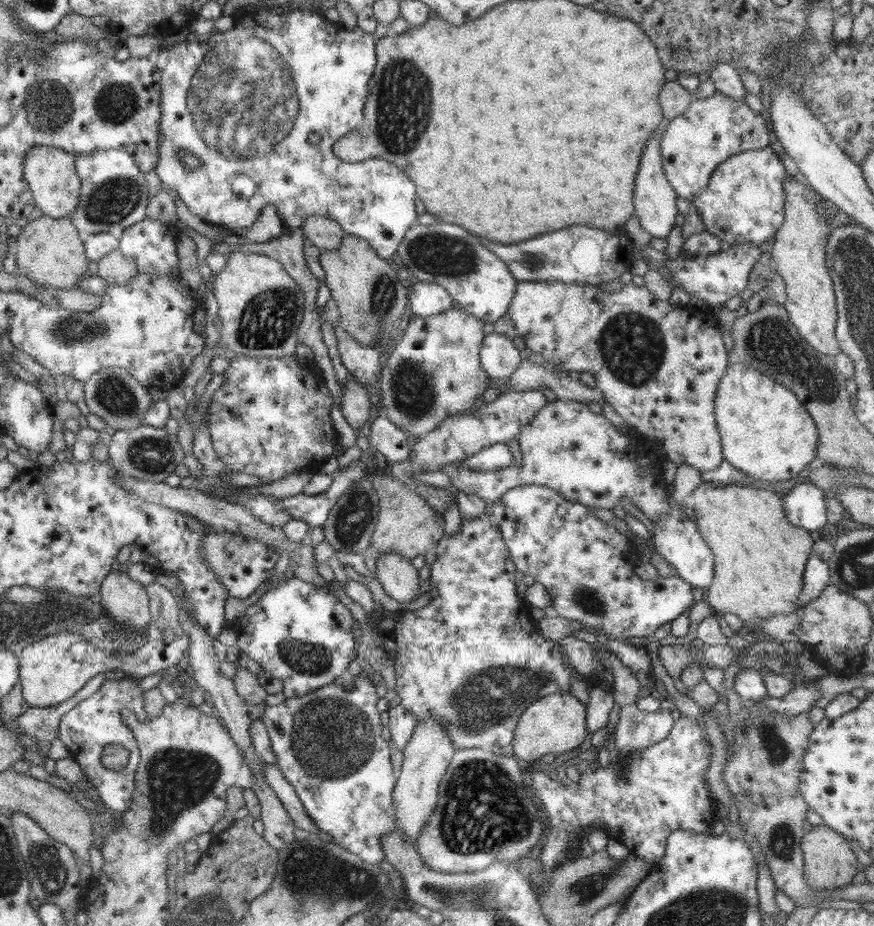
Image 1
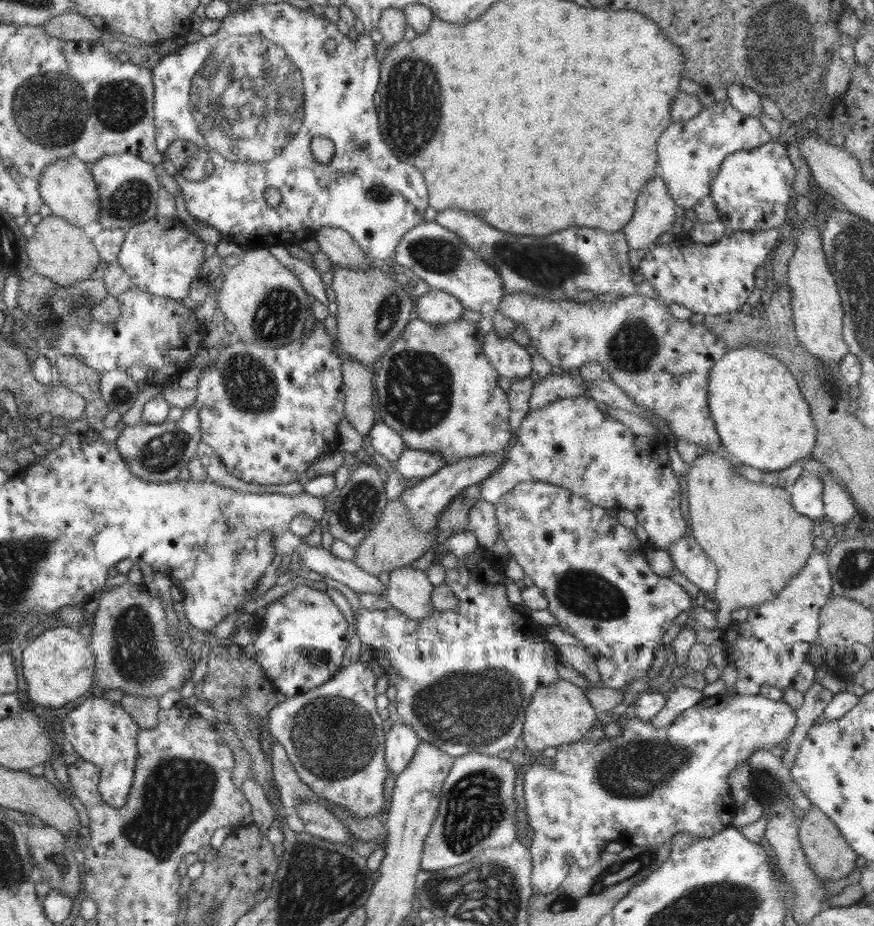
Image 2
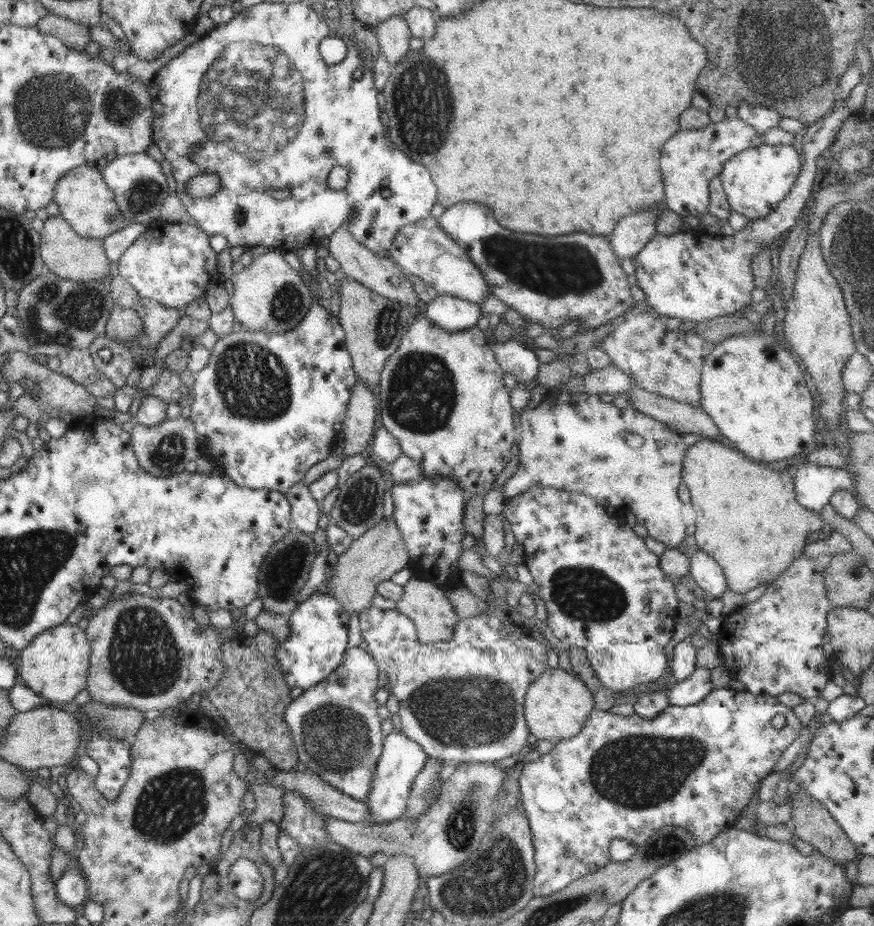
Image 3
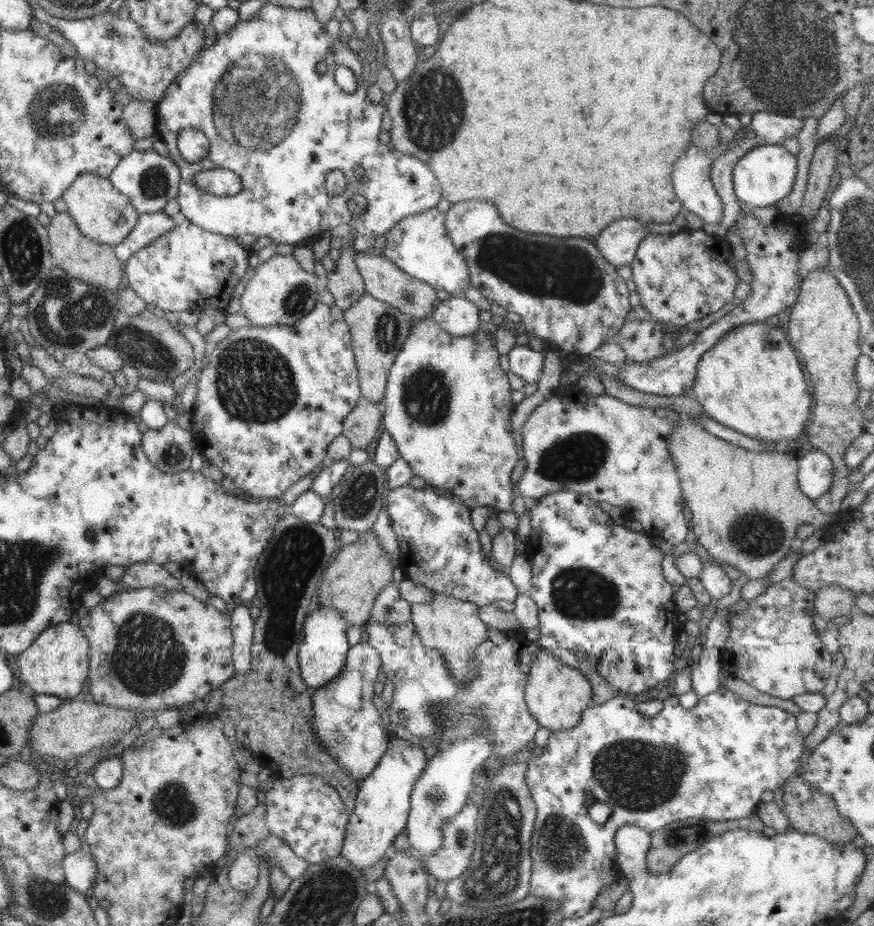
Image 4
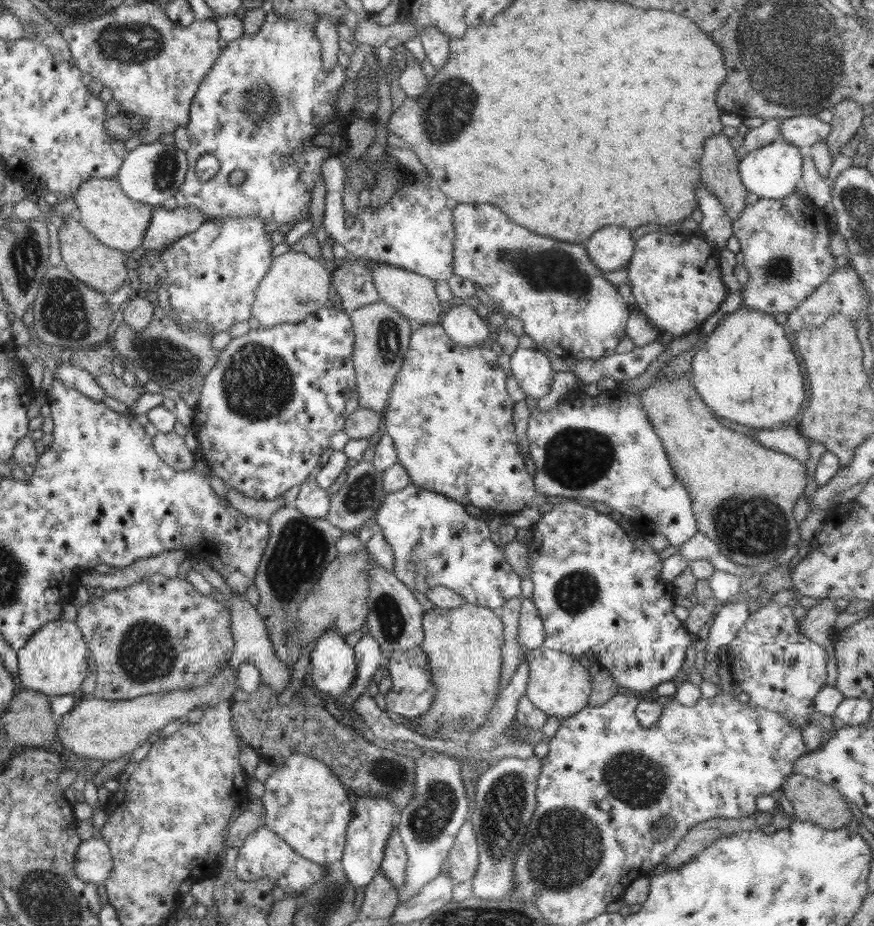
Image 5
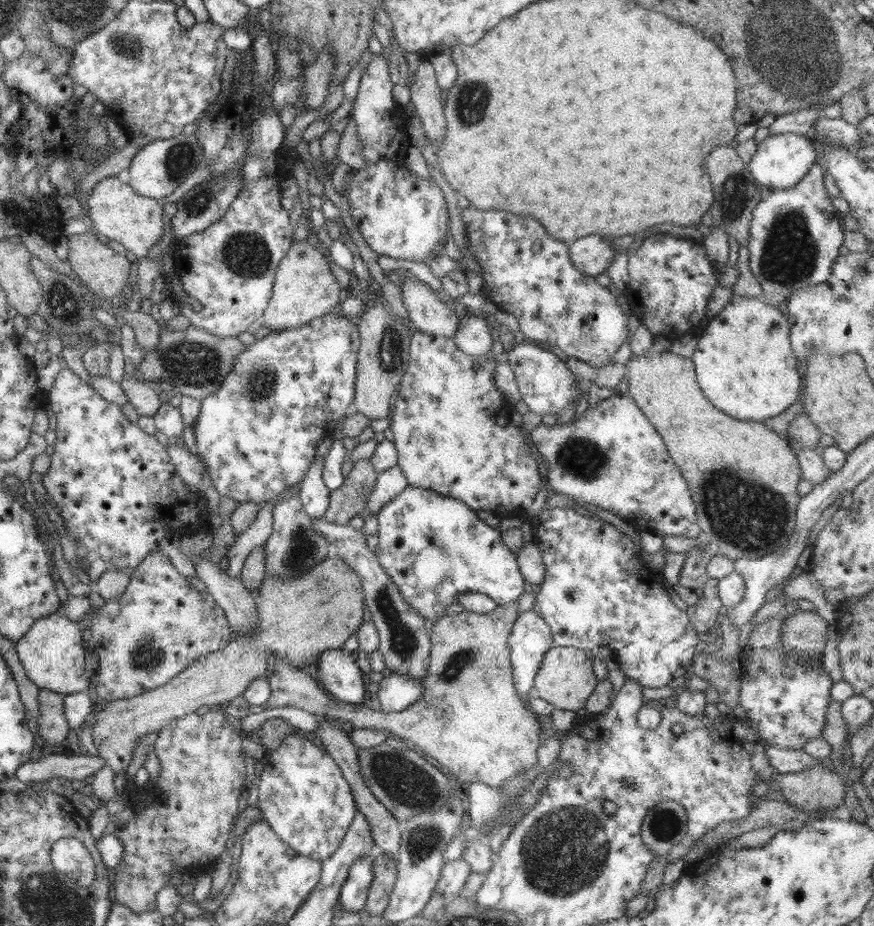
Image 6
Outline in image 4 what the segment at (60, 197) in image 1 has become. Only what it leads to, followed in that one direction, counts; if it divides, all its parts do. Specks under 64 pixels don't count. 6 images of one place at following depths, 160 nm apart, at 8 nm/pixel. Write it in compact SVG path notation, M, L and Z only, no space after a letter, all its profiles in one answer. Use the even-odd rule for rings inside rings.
M94 173L77 176L72 184L63 192L62 197L66 206L67 213L76 223L80 232L90 240L100 244L109 244L115 247L119 245L132 228L136 227L139 219L139 212L132 206L131 200L124 196L107 179Z

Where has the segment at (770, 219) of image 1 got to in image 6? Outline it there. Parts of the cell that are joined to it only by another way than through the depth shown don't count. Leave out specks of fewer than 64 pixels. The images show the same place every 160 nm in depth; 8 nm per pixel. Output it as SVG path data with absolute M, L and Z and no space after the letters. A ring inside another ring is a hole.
M785 132L784 134L765 135L747 165L754 180L760 187L767 186L769 189L792 188L800 182L810 167L820 161L820 153L814 141L805 135L797 135Z

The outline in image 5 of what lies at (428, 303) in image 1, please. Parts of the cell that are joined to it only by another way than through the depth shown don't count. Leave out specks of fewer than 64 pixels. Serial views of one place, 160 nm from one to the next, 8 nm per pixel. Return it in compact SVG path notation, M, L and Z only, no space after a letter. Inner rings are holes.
M474 302L465 305L447 305L441 318L446 334L462 346L474 346L490 341L486 319L475 310Z

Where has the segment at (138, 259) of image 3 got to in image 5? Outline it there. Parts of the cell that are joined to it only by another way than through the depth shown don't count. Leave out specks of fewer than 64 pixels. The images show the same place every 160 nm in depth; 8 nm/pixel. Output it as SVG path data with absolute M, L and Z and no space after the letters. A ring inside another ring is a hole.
M245 216L244 218L224 218L221 220L206 220L199 230L184 237L180 237L161 251L150 251L138 262L132 265L140 272L140 289L146 290L147 296L157 300L157 282L166 289L163 302L170 302L174 310L188 312L194 321L212 326L213 333L227 332L236 322L244 322L252 318L251 306L256 296L258 283L268 272L268 268L275 259L272 257L271 234L266 233L268 222L259 216Z

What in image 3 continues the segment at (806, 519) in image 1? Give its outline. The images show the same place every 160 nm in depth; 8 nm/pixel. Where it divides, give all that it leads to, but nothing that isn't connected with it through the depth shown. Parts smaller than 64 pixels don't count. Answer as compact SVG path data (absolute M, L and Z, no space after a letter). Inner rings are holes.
M802 463L794 470L794 493L802 507L822 511L829 504L836 490L856 492L856 477L848 470Z

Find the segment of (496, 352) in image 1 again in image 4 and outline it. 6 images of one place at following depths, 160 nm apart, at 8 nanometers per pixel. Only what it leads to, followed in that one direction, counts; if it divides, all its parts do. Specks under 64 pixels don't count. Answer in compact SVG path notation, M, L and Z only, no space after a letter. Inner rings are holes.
M516 345L508 355L510 370L524 380L534 383L539 380L543 371L544 354L534 351L528 345Z

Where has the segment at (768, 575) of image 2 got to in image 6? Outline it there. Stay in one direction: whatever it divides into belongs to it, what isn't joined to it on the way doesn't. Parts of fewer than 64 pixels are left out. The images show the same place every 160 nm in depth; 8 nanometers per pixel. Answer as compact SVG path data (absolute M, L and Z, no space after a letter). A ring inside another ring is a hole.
M671 352L664 353L651 353L648 355L632 355L631 359L626 365L628 369L628 393L629 397L634 399L634 402L638 405L638 408L644 413L644 416L654 426L654 429L662 437L664 445L668 450L671 460L676 464L676 467L680 469L680 473L684 480L686 480L692 502L696 504L696 517L698 526L701 528L701 532L705 540L709 541L714 547L716 547L717 552L732 558L733 560L739 558L762 558L763 556L768 556L776 552L781 546L784 546L790 535L793 533L795 522L796 522L796 512L797 505L799 502L799 496L796 492L798 483L801 480L801 469L800 463L794 452L789 446L788 440L782 440L776 432L768 429L764 425L764 421L748 421L748 420L738 420L728 416L727 413L722 412L719 408L716 408L702 392L700 385L698 384L694 363L692 359L686 356L680 356L678 354L672 354Z

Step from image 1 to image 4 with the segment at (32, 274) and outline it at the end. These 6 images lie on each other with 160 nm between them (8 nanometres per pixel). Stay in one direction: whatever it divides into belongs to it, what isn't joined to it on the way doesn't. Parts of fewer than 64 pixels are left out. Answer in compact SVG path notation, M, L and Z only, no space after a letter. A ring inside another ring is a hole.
M63 211L57 213L51 218L50 225L47 227L48 240L50 243L51 258L58 262L58 266L67 272L70 276L99 286L114 292L125 284L124 264L113 251L113 246L109 244L100 244L84 236L72 217Z

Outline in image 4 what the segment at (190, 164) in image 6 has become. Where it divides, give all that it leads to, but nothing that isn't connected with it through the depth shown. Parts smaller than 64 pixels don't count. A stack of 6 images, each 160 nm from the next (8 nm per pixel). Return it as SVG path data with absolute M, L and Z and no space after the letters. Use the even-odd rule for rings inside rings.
M152 148L148 151L134 149L119 160L107 179L131 200L141 215L163 210L169 200L176 198L181 174L179 166L169 156L160 155Z

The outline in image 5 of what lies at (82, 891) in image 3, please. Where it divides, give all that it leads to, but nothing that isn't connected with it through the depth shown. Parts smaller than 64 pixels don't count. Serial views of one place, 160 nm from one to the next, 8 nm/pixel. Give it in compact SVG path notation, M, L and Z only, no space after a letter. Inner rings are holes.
M90 838L77 848L73 871L84 882L103 883L113 867L113 858L104 839Z

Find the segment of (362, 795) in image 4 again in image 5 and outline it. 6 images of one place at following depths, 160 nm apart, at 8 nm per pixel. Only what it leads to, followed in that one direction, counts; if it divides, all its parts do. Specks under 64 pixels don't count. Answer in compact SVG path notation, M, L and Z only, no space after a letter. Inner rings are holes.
M357 796L353 799L352 818L347 826L347 837L339 867L343 869L355 889L364 888L379 872L384 858L386 841L392 832L397 806L386 797Z

